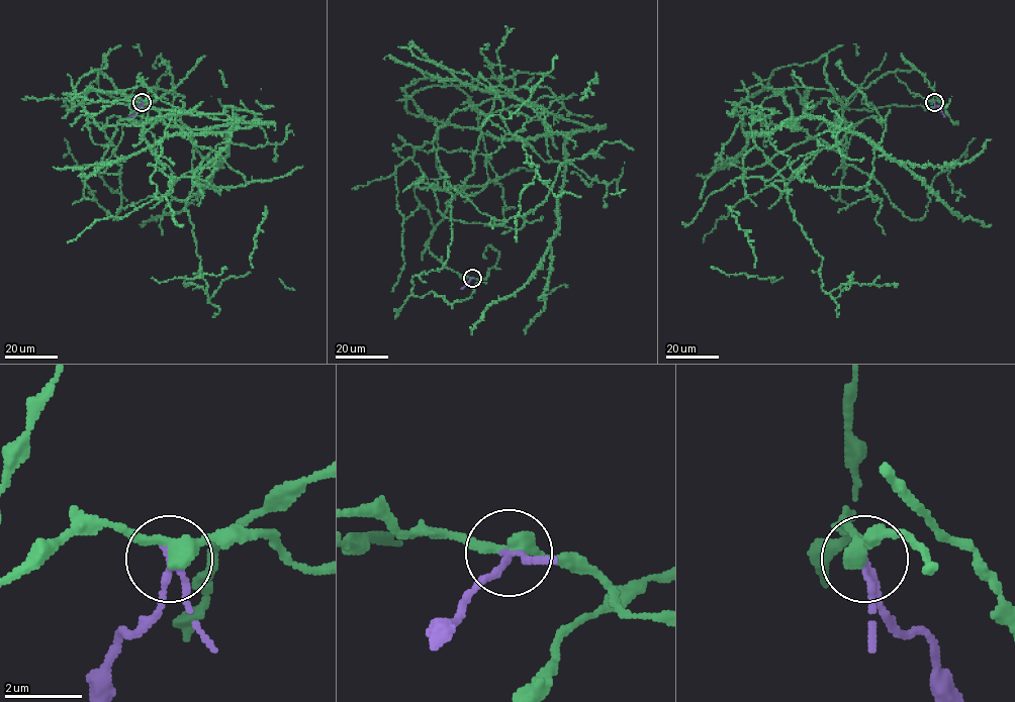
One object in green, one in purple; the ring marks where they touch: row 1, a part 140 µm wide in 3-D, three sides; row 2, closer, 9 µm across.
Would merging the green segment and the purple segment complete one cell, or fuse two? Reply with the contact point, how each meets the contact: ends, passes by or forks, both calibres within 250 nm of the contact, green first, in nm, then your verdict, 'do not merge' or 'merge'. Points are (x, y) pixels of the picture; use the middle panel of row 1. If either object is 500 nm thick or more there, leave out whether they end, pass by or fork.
at (472, 278); green passes by; purple passes by; 360 nm thick on the green side, 160 nm on the other; do not merge

